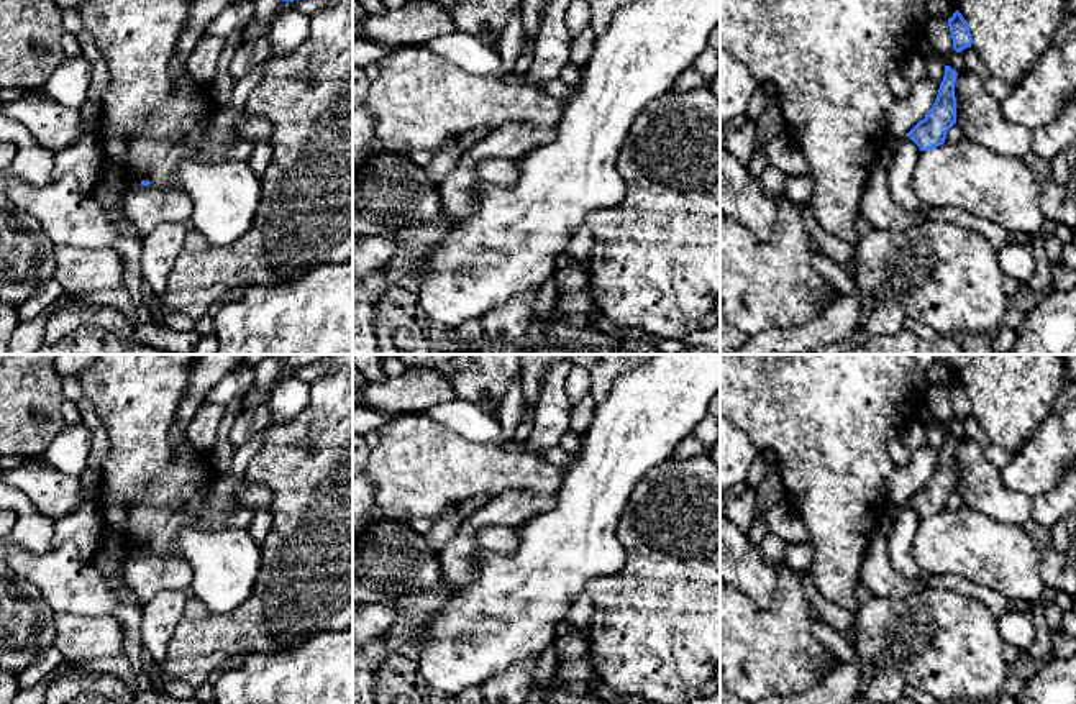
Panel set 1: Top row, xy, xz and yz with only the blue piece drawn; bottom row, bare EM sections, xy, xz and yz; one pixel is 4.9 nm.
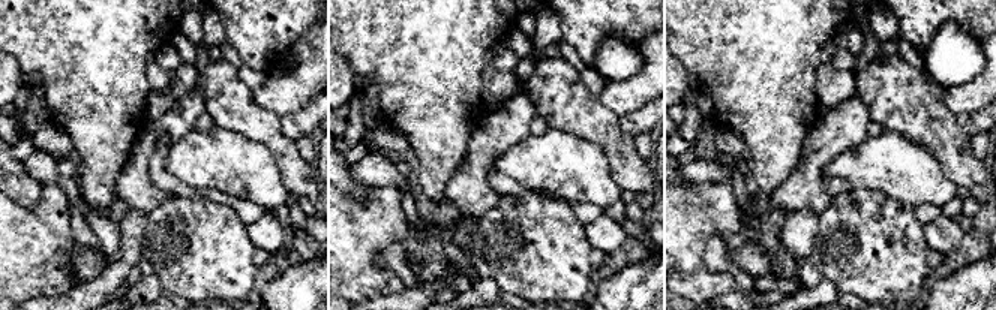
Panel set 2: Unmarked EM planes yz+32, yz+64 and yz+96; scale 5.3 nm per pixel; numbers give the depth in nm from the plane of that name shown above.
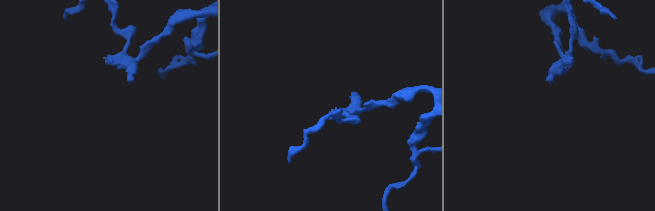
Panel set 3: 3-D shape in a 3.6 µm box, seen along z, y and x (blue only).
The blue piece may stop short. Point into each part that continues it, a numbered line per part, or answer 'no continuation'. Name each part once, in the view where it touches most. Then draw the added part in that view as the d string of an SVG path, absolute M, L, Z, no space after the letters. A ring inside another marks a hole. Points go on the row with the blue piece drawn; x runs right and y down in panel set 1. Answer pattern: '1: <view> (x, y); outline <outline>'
1: xy (148, 207); outline M130 181L123 185L120 208L144 238L161 225L190 223L192 202L184 190L143 185Z

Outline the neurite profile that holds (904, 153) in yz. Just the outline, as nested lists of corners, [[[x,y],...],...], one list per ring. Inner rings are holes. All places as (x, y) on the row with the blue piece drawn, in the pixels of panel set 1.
[[[887,136],[884,153],[891,156],[889,166],[889,190],[892,199],[905,210],[928,208],[932,217],[937,217],[937,210],[925,205],[910,189],[910,179],[915,164],[920,158],[920,148],[907,136]]]

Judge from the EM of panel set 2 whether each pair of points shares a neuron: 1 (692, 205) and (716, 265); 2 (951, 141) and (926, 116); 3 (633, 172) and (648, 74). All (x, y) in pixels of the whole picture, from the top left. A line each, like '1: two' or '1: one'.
1: two
2: one
3: two

